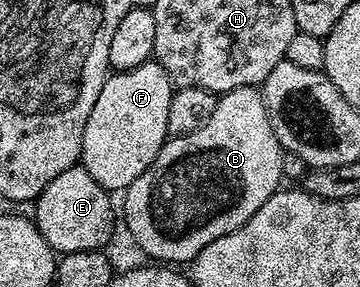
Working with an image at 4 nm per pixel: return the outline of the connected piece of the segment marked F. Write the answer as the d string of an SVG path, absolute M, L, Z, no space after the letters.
M155 61L130 71L118 71L106 79L103 89L99 89L95 109L87 117L79 160L100 187L110 193L124 192L155 161L159 149L170 138L167 109L171 109L174 90L167 73Z

